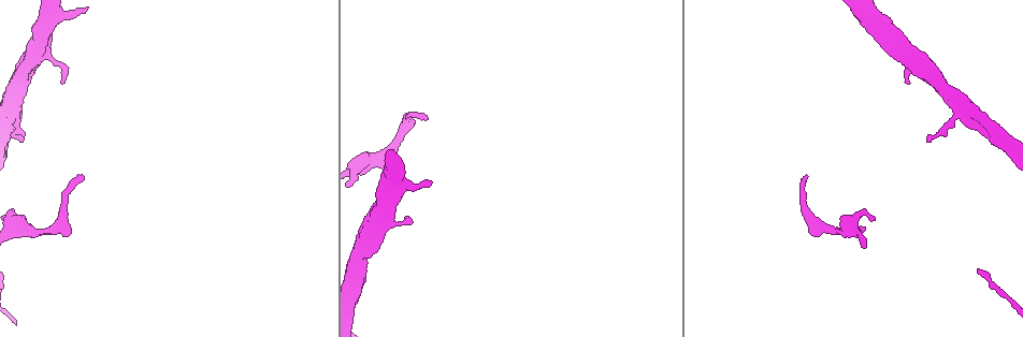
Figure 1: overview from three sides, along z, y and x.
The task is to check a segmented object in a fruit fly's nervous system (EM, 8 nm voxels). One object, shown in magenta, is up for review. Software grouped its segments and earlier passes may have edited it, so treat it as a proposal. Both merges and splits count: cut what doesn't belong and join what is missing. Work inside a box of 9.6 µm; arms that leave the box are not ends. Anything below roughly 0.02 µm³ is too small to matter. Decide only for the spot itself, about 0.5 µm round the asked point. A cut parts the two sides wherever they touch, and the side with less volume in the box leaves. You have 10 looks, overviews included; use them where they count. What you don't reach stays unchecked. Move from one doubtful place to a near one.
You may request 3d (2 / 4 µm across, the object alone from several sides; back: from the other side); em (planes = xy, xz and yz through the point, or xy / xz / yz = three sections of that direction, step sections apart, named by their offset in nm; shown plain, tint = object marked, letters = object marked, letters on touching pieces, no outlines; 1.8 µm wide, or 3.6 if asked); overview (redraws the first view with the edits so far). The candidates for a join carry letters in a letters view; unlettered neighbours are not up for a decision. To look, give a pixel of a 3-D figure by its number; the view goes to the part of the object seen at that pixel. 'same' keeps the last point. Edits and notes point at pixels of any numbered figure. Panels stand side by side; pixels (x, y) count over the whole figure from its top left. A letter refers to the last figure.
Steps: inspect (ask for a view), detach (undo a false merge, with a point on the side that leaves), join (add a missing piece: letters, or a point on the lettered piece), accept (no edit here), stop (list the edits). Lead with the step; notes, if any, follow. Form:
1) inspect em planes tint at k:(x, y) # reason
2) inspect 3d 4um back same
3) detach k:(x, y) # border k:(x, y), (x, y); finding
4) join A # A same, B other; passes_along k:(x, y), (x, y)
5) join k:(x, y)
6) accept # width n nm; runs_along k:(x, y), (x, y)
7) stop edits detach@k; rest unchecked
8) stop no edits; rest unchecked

inspect 3d 2um at 1:(806, 177) # branch stops here

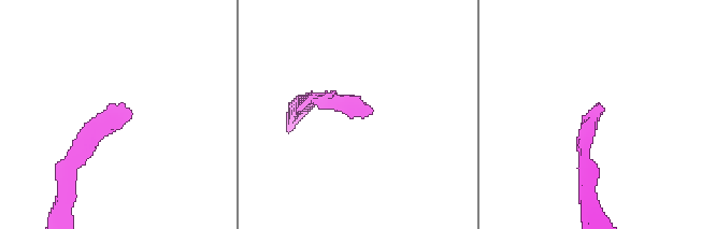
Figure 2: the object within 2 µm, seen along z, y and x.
inspect em yz step 4 tint at 2:(129, 111) # now the EM

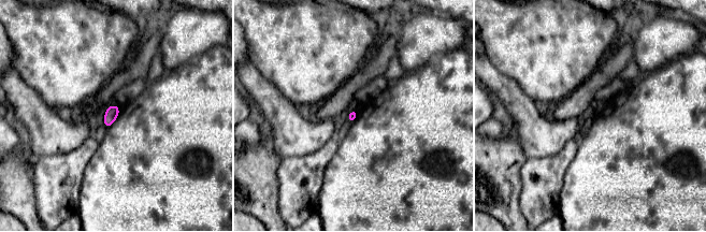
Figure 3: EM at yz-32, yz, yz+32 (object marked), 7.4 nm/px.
inspect em planes letters same # cut it another way

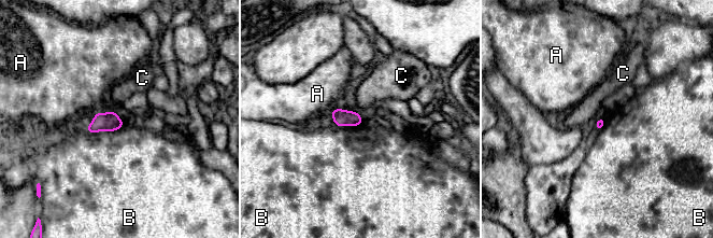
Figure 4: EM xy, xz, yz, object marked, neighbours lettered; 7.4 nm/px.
accept # A other, B other, C other; border 4:(124, 125), (114, 130), (85, 129); no lettered piece goes on from it

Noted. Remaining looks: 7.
inspect em planes plain at 1:(865, 226) # branch stops here

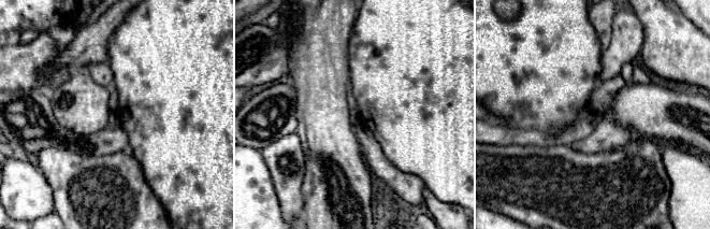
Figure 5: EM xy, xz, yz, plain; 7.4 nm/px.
inspect em planes letters same # what lies round it

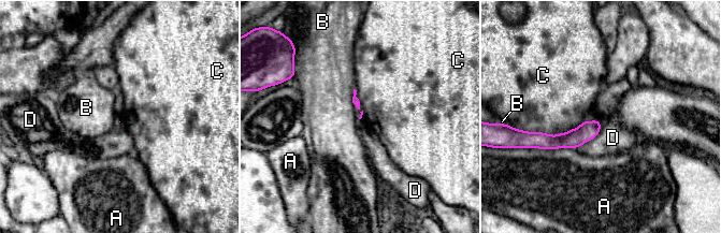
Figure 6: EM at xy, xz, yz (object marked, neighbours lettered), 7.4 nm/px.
accept # longest_contact C 420 nm; A other, B other, C other, D other; none of them fits

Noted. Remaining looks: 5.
inspect 3d 2um back at 1:(905, 81) # thin end

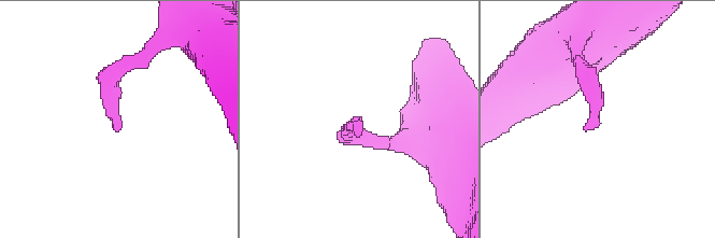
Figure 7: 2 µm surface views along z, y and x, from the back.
inspect em yz step 16 letters at 7:(119, 123)

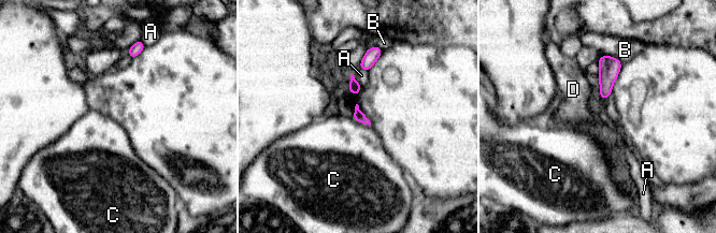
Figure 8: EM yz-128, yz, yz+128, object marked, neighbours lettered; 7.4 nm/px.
inspect em planes letters same

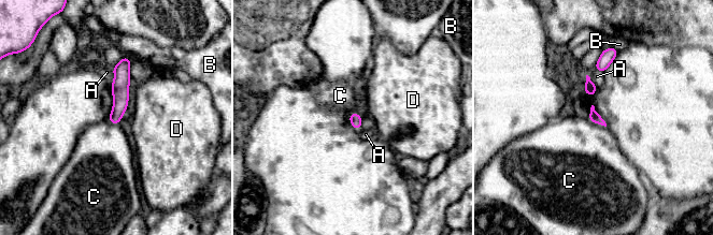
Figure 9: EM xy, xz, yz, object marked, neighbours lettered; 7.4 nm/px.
accept # longest_contact C 160 nm; A other, B other, C other, D other; runs_along 9:(125, 60), (120, 104), (114, 120); none of them fits

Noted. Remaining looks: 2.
inspect 3d 4um at 1:(397, 180) # calibre changes

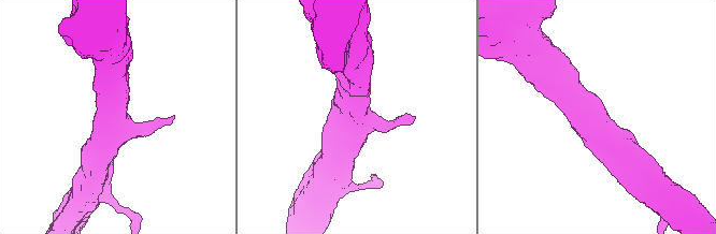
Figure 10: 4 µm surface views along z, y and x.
inspect em yz step 4 letters at 10:(599, 129)

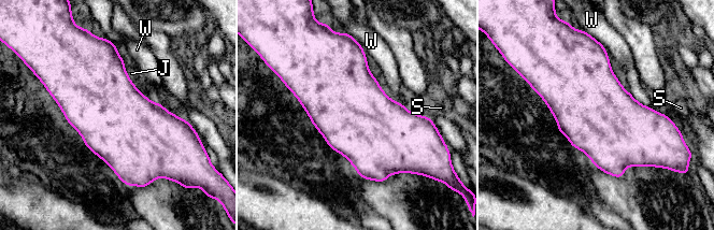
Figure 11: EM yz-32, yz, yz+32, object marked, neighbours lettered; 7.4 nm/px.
accept # J other, S other, W other; border 11:(124, 65), (131, 83), (147, 98); one neuron here

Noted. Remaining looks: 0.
stop no edits; rest unchecked

